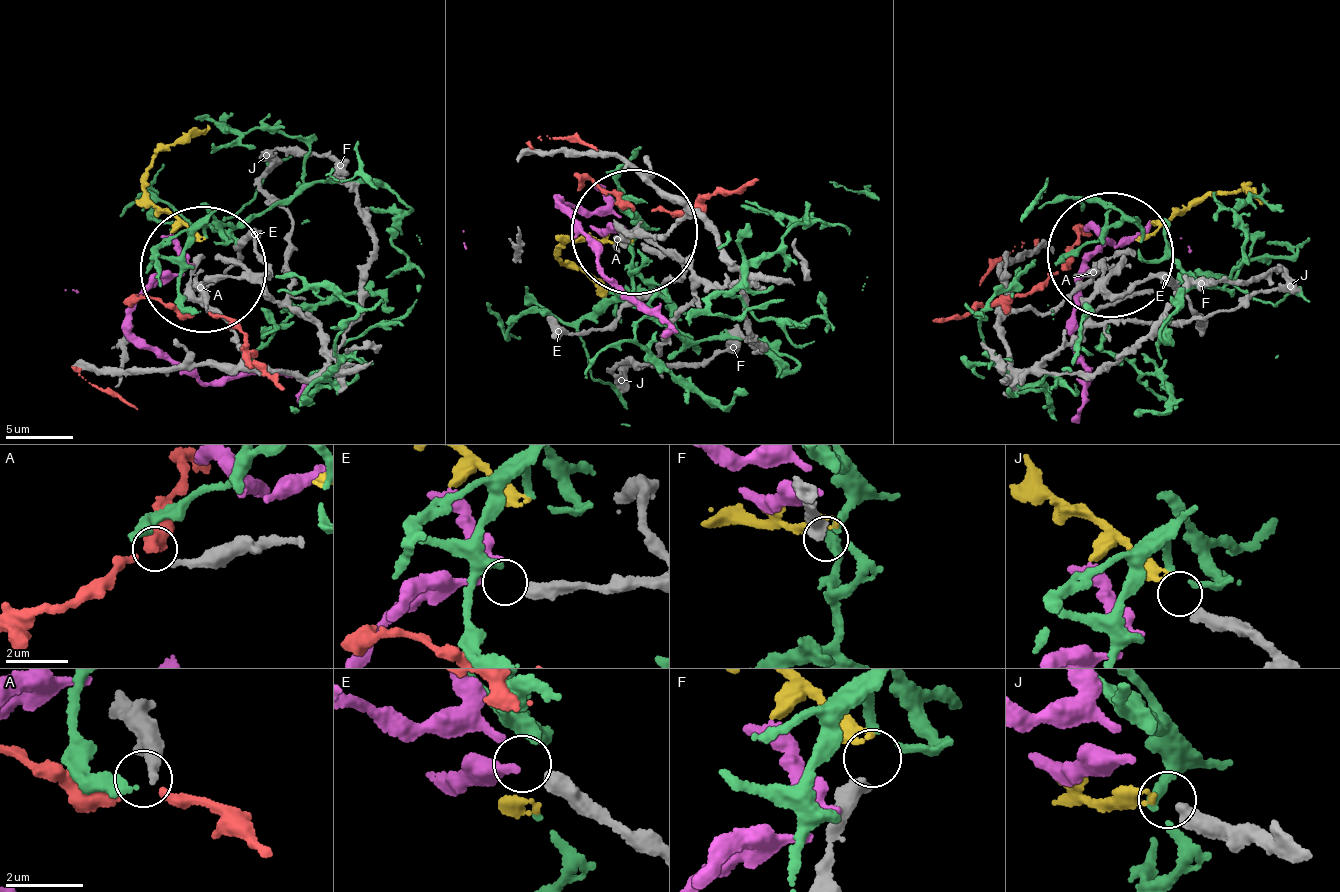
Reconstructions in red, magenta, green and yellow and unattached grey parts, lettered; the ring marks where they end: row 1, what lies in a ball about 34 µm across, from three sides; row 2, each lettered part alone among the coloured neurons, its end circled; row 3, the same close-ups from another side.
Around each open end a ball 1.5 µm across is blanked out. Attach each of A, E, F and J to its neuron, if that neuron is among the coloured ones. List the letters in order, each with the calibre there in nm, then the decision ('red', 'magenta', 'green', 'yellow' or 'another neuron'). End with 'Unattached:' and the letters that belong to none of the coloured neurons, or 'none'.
A: 260 nm | red
E: 440 nm | magenta
F: 400 nm | another neuron
J: 400 nm | yellow
Unattached: F

